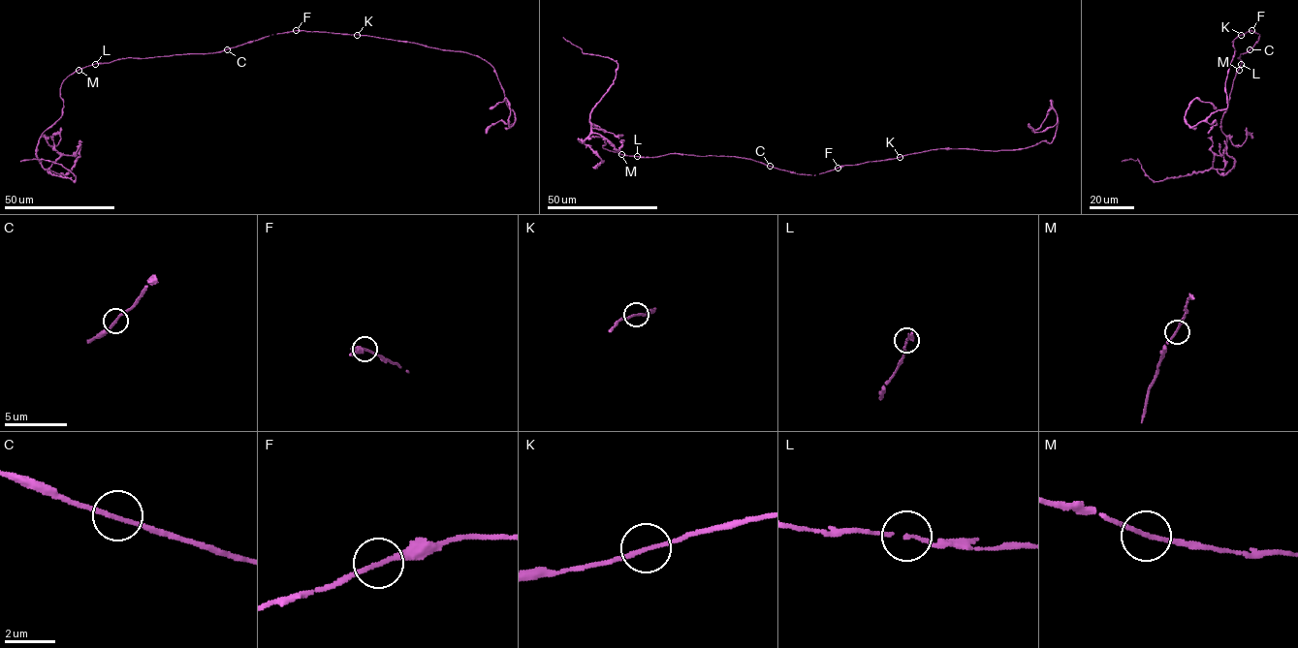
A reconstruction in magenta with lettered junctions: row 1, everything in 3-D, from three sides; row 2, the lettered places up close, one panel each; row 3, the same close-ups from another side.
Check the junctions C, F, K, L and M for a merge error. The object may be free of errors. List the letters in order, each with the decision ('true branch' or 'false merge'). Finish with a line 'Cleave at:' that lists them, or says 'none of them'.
C: true branch
F: true branch
K: true branch
L: true branch
M: true branch
Cleave at: none of them

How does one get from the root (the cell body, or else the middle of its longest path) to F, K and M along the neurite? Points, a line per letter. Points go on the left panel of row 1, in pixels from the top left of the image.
F: (227, 48), (296, 30)
K: (227, 48), (296, 30), (357, 35)
M: (227, 48), (212, 53), (122, 58), (79, 69)

